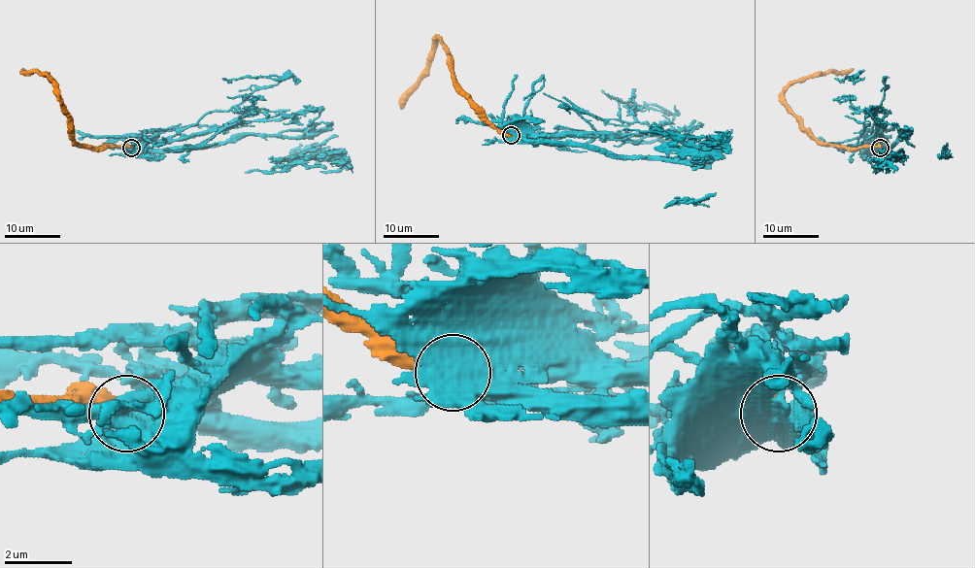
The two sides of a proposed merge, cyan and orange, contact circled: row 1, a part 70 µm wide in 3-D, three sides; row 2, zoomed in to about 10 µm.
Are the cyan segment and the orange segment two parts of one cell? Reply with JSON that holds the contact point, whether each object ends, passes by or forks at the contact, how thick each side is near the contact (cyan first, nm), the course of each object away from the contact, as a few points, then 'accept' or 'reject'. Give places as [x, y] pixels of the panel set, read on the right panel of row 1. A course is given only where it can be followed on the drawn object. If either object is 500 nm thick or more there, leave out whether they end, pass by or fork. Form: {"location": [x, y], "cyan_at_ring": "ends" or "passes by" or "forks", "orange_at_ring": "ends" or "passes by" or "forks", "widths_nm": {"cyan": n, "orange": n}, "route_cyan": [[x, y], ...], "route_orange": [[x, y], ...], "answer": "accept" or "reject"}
{"location": [880, 148], "widths_nm": {"cyan": 650, "orange": 440}, "route_cyan": [[880, 148], [886, 150], [902, 130], [906, 130], [908, 145], [903, 150], [891, 156], [873, 173]], "route_orange": [[880, 148], [833, 147], [818, 141], [803, 125], [784, 97], [796, 82], [853, 69]], "answer": "reject"}

